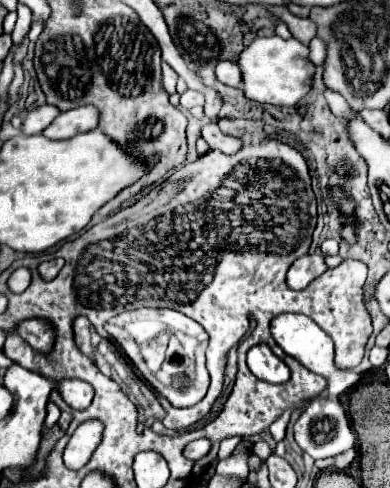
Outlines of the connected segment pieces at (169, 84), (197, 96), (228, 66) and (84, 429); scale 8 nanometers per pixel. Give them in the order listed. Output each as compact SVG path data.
M166 62L162 64L162 74L164 74L164 80L162 80L162 84L164 84L164 88L168 94L174 94L176 92L176 84L178 81L178 74L172 70Z
M186 90L182 96L180 96L180 104L184 108L192 108L192 106L202 106L204 104L204 96L200 92L194 92L194 90Z
M226 60L226 62L218 64L216 66L216 76L226 86L232 86L232 88L240 88L242 86L242 70L240 70L240 66L236 62Z
M86 420L74 430L64 450L64 464L68 468L80 470L92 458L94 450L102 442L102 426L104 424L100 420Z

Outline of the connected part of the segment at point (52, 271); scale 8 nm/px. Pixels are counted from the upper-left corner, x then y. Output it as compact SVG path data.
M54 258L54 260L42 262L42 264L38 266L38 270L40 270L40 274L44 276L44 280L54 280L54 278L58 276L58 272L62 270L62 266L64 266L64 260L62 260L62 258Z

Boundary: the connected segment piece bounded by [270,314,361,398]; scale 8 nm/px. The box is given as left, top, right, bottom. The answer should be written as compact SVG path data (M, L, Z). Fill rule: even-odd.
M280 314L272 320L272 336L276 340L276 344L290 354L292 358L296 358L300 364L304 364L308 370L324 376L328 380L328 394L330 398L338 398L344 393L348 393L360 382L361 376L352 370L340 370L334 364L334 342L332 338L318 328L318 324L314 324L314 320L310 320L308 316L302 314Z

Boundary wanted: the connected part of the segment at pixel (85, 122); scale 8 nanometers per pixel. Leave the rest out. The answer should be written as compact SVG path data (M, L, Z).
M88 104L88 106L78 106L66 112L60 112L56 120L42 132L46 138L52 140L66 140L70 136L76 136L78 132L88 132L98 128L98 108Z

